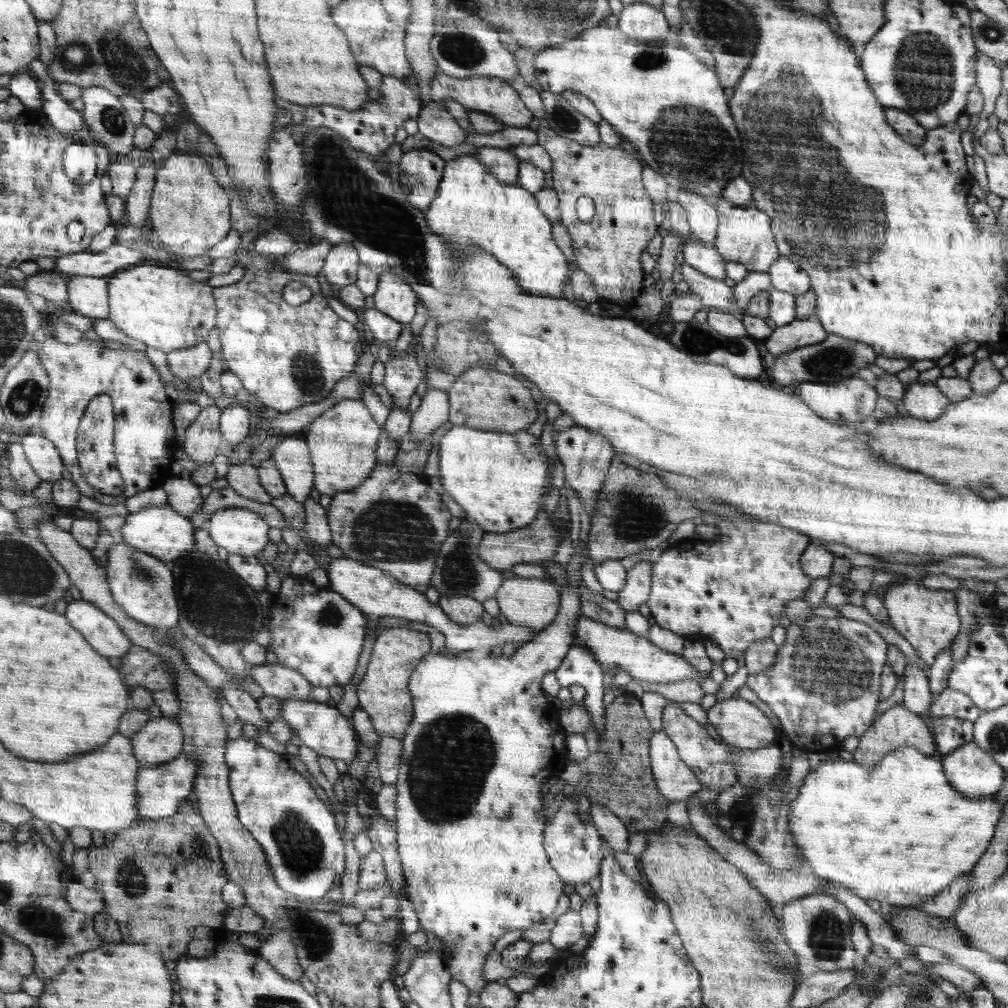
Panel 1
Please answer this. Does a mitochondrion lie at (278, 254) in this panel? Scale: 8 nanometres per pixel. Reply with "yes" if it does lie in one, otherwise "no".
no

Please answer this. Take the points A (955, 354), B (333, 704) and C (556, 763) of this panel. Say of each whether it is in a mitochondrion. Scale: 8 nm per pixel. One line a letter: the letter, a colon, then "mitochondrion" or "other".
A: other
B: other
C: other

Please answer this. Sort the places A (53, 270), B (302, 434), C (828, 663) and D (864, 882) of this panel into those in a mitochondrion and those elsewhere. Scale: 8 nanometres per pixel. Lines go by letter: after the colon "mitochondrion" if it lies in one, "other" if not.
A: other
B: other
C: mitochondrion
D: other

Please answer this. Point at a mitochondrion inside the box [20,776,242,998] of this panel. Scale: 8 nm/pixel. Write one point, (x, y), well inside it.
(133, 879)

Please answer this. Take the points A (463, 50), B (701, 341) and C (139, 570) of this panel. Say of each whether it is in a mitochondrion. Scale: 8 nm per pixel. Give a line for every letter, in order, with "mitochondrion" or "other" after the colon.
A: mitochondrion
B: mitochondrion
C: mitochondrion

